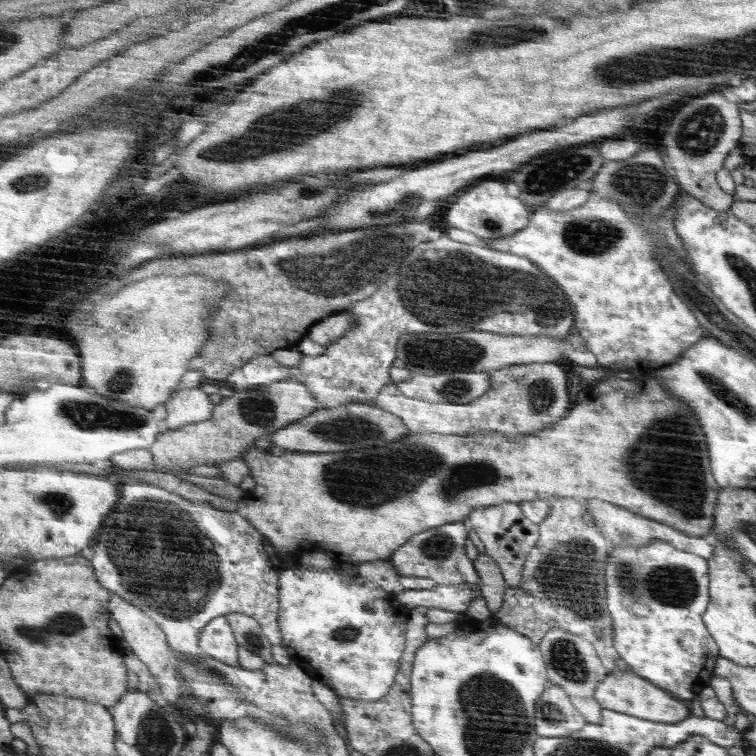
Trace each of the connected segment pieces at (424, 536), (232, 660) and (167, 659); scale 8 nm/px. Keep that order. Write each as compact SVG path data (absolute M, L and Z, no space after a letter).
M463 521L446 523L441 527L429 528L428 531L419 532L402 547L398 547L390 556L392 568L401 576L414 576L413 578L431 579L437 585L457 585L476 589L479 586L478 574L466 556L466 538L468 526Z
M227 615L217 617L205 627L205 630L202 630L199 645L202 653L226 664L239 666L240 645Z
M114 594L114 598L110 600L110 612L113 612L113 617L118 622L123 631L122 641L125 646L130 649L150 670L150 674L154 676L156 684L160 686L160 692L164 695L170 704L175 704L180 700L180 696L185 694L186 688L181 684L181 679L178 677L175 669L176 660L169 650L168 637L161 625L144 614L140 608L134 608L128 601L122 600L118 594Z

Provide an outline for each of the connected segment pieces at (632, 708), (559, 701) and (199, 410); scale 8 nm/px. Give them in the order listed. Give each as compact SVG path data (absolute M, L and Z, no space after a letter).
M619 670L608 672L602 682L598 682L594 690L594 698L602 708L614 712L626 713L627 715L642 717L644 720L658 721L662 724L676 724L684 718L688 718L691 709L686 701L682 701L649 680L632 673L620 672Z
M547 686L536 704L536 731L539 737L566 737L582 730L587 723L564 688Z
M200 387L181 389L174 398L164 403L168 410L168 418L164 422L164 430L172 431L185 424L208 420L213 415L215 404Z

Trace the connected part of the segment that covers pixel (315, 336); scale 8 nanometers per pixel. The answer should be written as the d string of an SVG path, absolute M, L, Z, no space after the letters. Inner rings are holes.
M346 310L332 311L312 325L306 336L311 342L326 347L353 331L357 318Z

